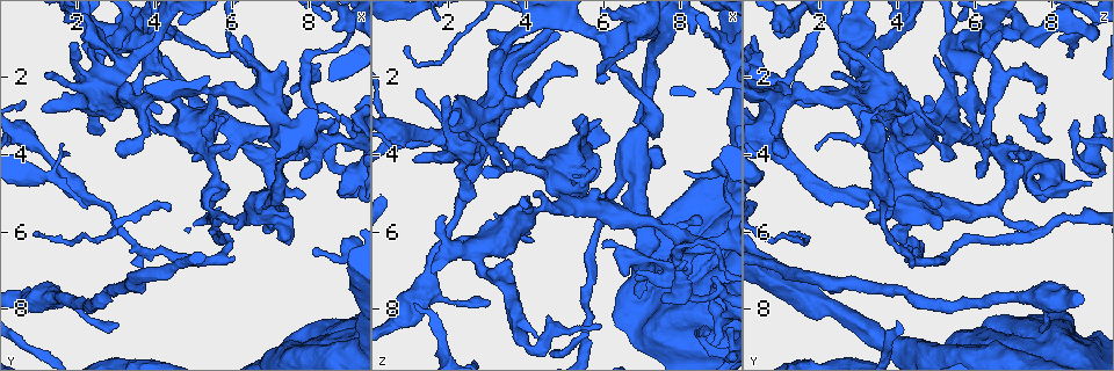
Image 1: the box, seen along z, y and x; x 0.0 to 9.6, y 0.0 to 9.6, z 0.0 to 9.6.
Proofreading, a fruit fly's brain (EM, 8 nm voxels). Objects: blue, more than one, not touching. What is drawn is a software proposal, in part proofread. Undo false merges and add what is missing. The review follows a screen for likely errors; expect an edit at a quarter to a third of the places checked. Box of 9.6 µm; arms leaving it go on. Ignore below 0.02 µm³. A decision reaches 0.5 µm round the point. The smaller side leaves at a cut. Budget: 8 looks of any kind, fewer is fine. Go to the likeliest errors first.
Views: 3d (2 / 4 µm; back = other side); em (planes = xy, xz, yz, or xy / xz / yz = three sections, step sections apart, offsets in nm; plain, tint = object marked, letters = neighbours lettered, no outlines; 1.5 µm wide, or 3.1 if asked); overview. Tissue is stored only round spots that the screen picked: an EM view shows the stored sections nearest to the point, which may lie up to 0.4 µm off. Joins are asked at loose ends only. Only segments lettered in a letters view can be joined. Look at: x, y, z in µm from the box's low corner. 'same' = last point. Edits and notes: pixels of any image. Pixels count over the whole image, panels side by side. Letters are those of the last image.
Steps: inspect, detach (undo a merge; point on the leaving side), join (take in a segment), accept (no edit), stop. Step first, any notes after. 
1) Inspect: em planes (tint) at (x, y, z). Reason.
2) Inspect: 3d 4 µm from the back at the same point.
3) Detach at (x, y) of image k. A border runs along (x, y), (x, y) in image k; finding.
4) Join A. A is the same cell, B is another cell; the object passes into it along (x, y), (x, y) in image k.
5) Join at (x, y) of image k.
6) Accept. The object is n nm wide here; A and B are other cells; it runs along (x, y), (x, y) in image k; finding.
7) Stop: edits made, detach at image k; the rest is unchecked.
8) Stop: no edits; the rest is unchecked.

Inspect: 3d 4 µm at (3.05, 8.40, 7.75). Free end.

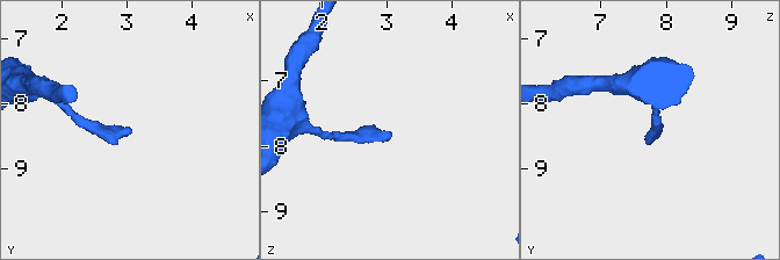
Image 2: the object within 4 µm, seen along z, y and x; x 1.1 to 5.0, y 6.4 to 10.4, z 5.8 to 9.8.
Inspect: em planes (letters) at (3.10, 8.40, 7.85).

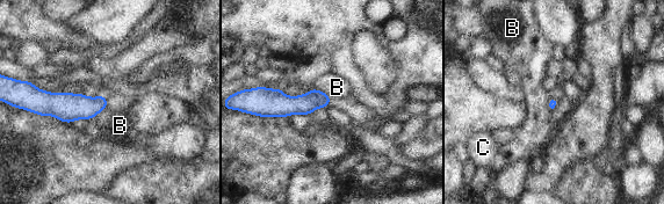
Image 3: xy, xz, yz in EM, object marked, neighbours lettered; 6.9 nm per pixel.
Accept. B and C are other cells; no lettered segment goes on from it.

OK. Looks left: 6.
Inspect: em xz step 8 (plain) at (2.65, 1.20, 3.20).

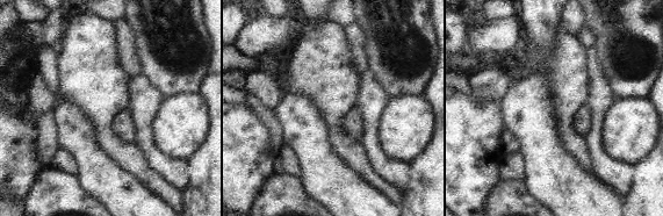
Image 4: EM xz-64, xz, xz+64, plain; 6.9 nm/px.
Inspect: em xz step 8 (tint) at the same point.

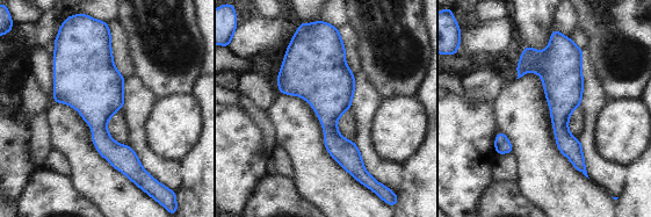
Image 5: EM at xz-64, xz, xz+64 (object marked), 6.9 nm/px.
Inspect: em xz step 8 (letters) at the same point. What lies round it.

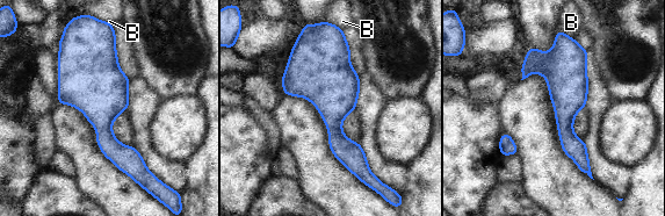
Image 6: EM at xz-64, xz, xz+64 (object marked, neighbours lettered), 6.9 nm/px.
Accept. The object is 260 nm wide here; B is another cell; it runs along (564, 41), (565, 132), (586, 170) in image 6; one neuron here.

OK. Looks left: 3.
Inspect: 3d 2 µm at (3.40, 6.80, 4.30). Branch stops here.

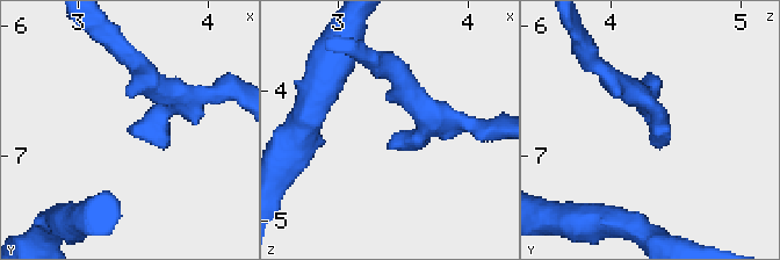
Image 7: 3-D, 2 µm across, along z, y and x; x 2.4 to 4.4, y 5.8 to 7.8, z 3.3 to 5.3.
Inspect: em xy step 4 (letters) at (3.44, 6.84, 4.34). The arms are 180, 180 nm wide; shape alone is not enough.

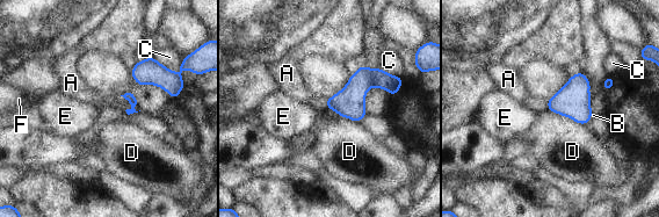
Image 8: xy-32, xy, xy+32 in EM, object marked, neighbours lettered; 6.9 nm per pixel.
Accept. A, B, C, D, E and F are other cells; a border runs along (547, 109), (586, 124) in image 8; no lettered segment goes on from it.

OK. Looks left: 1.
Stop: no edits; the rest is unchecked.

